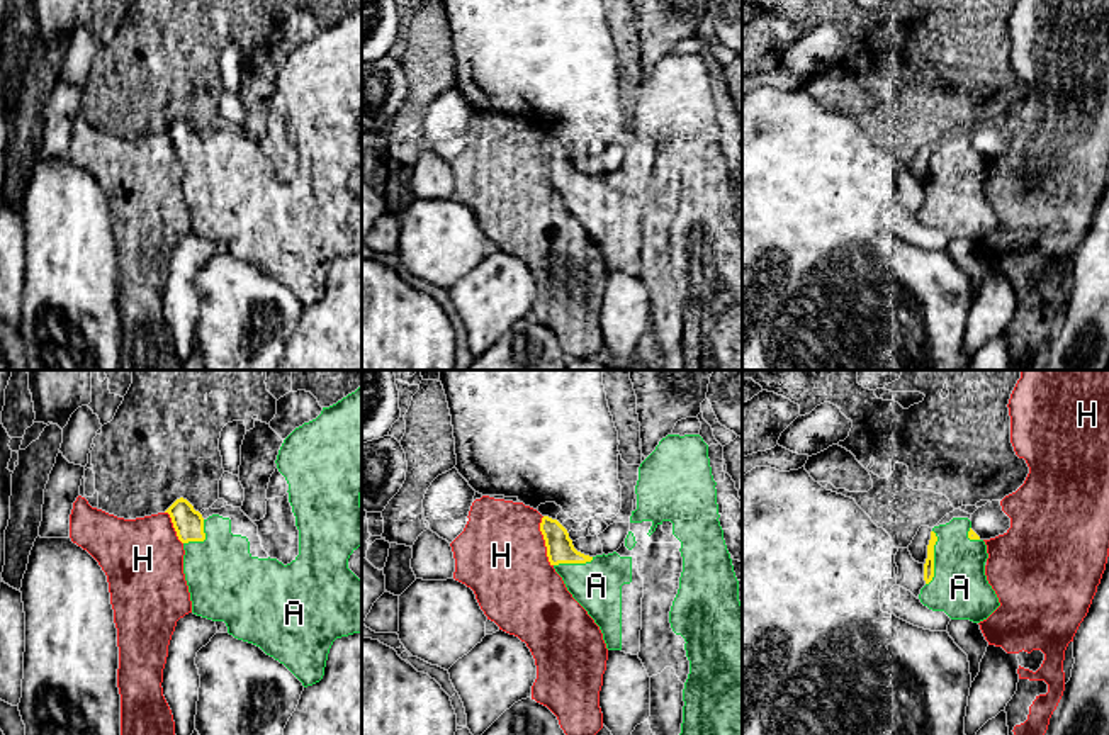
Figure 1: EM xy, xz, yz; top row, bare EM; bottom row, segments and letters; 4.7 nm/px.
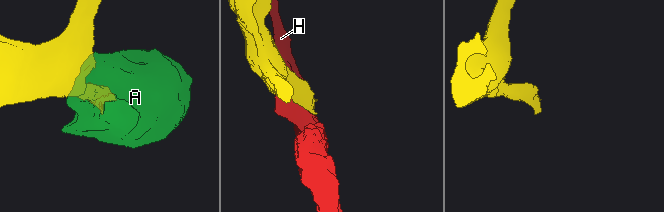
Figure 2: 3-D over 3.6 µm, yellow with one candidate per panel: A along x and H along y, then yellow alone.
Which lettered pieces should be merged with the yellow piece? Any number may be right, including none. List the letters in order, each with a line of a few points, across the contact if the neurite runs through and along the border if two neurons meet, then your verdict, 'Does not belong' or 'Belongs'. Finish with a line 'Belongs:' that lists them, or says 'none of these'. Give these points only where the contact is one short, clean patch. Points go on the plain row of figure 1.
A: Line: yz (929, 182), (933, 177), (960, 207). Belongs
H: Does not belong
Belongs: A

